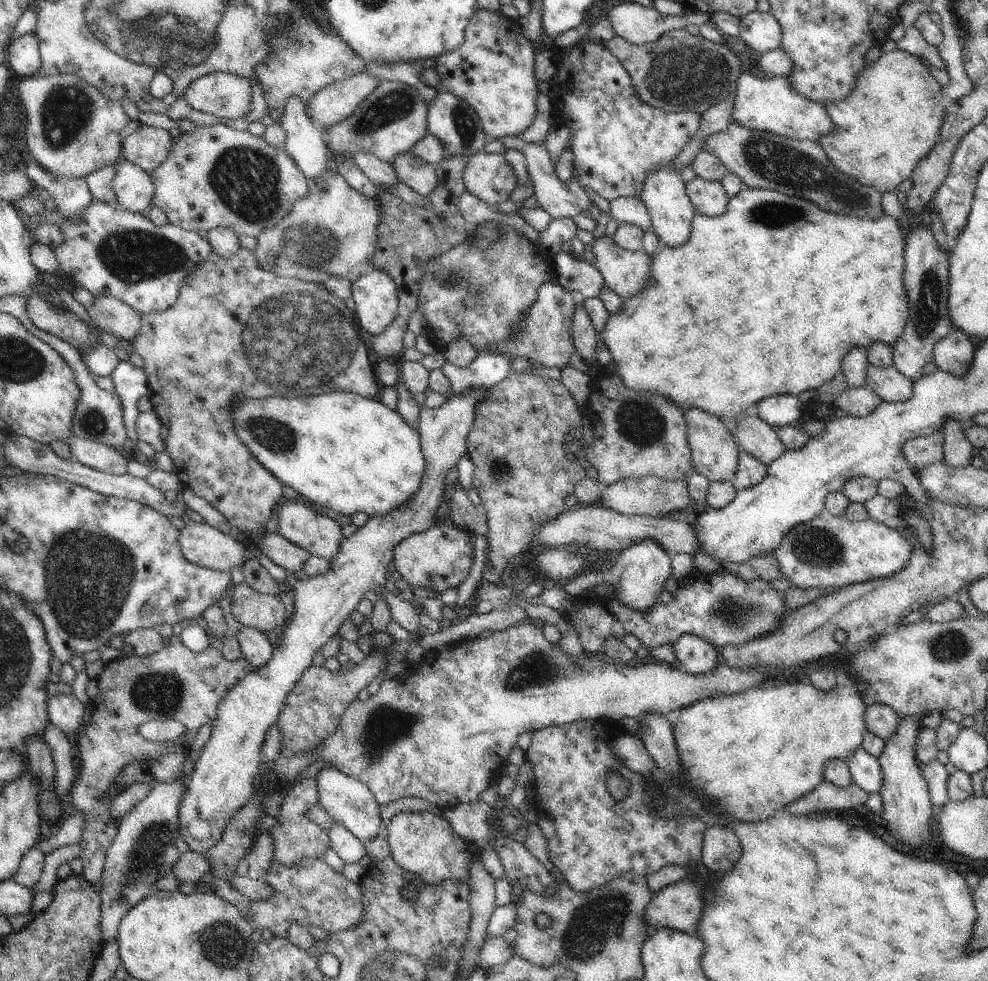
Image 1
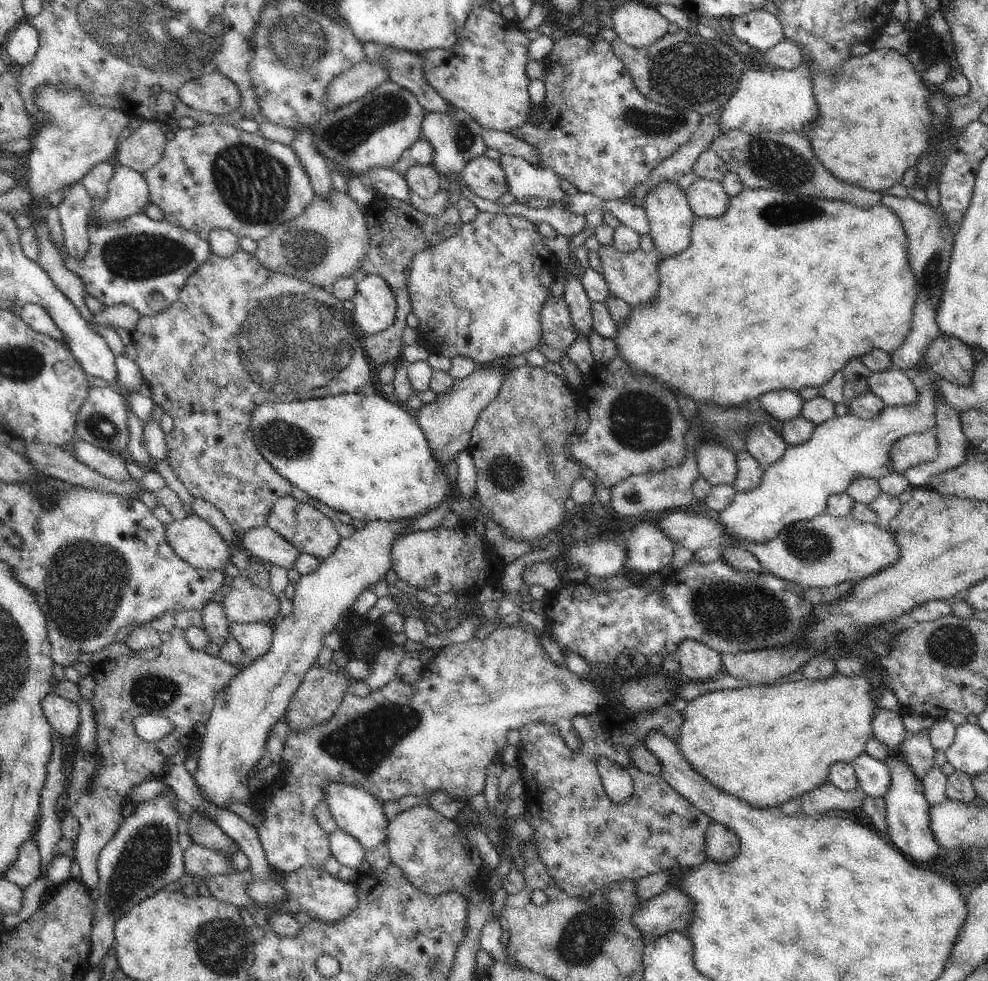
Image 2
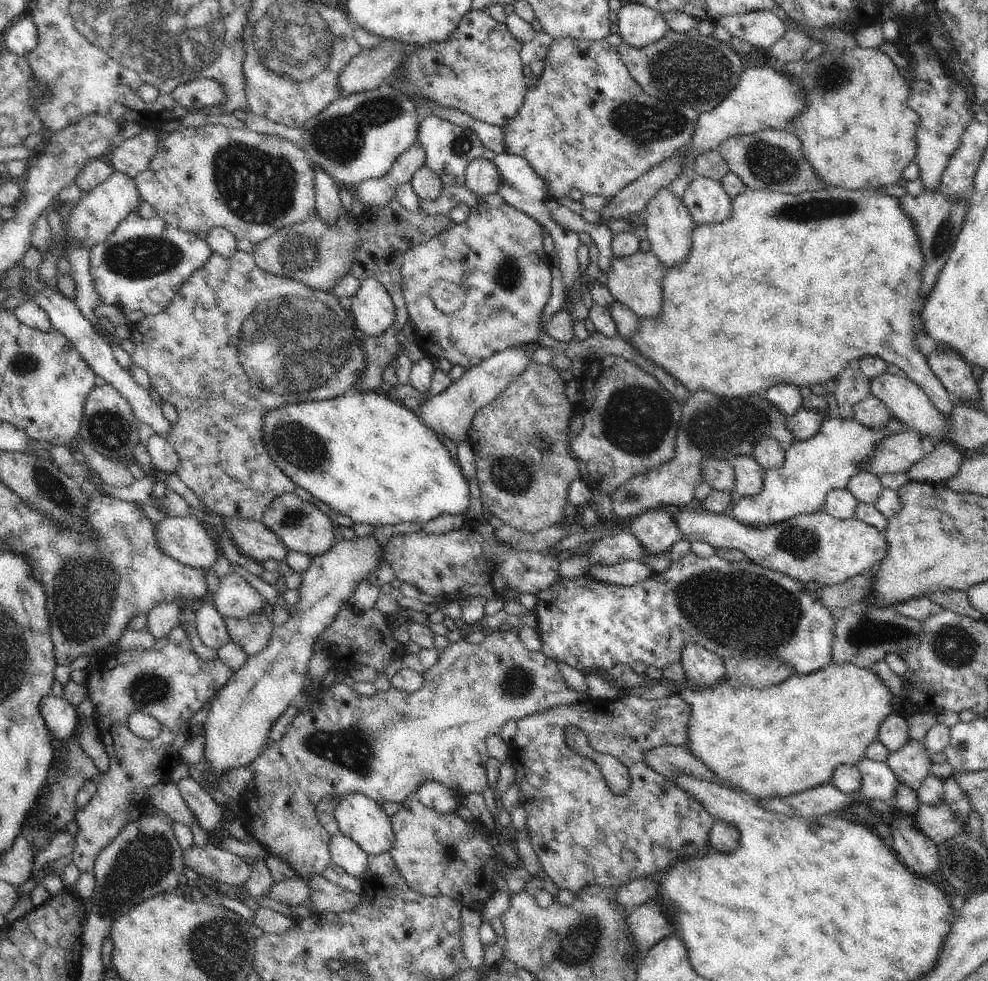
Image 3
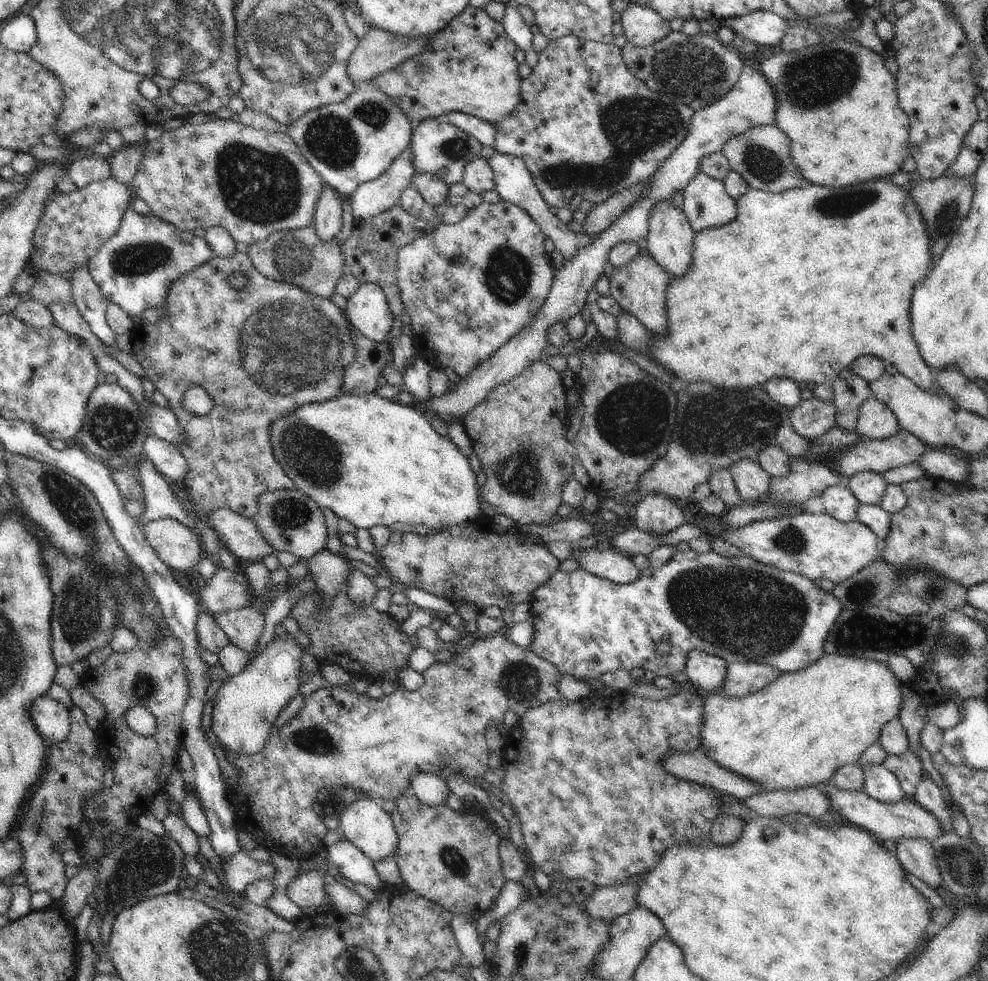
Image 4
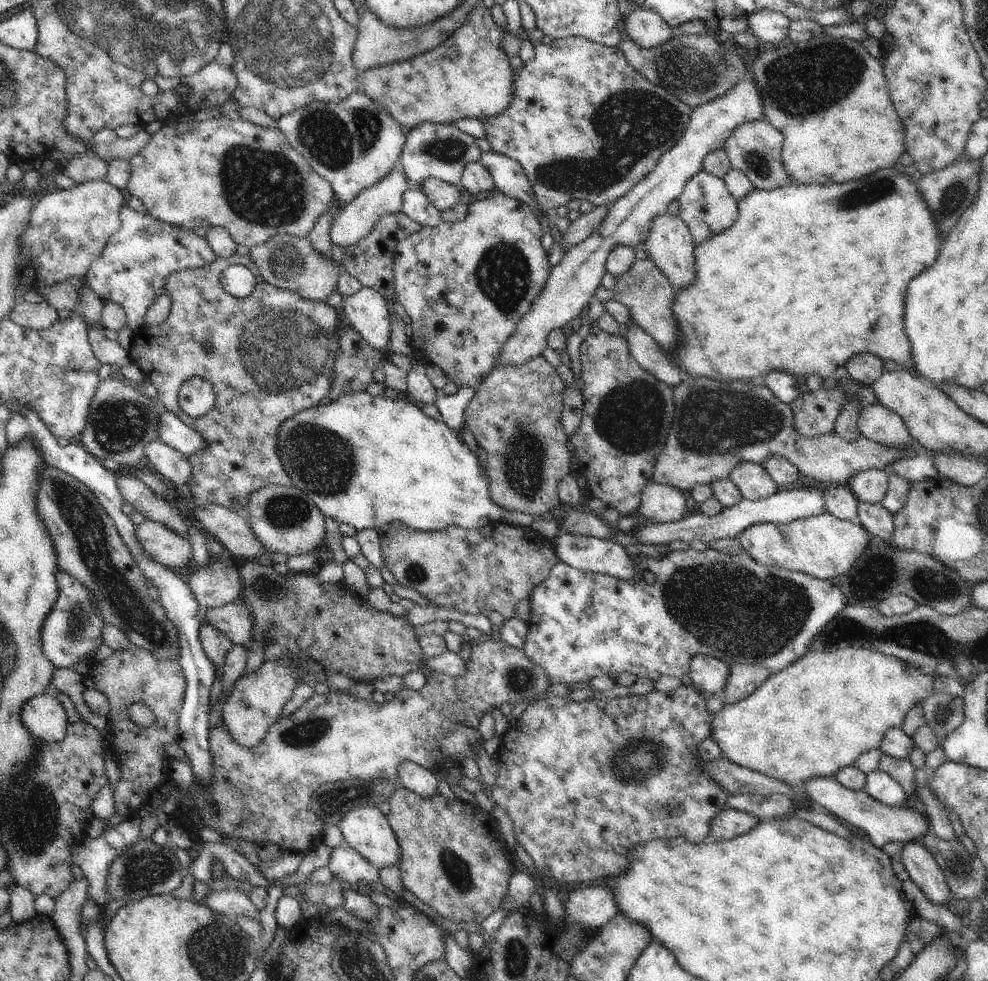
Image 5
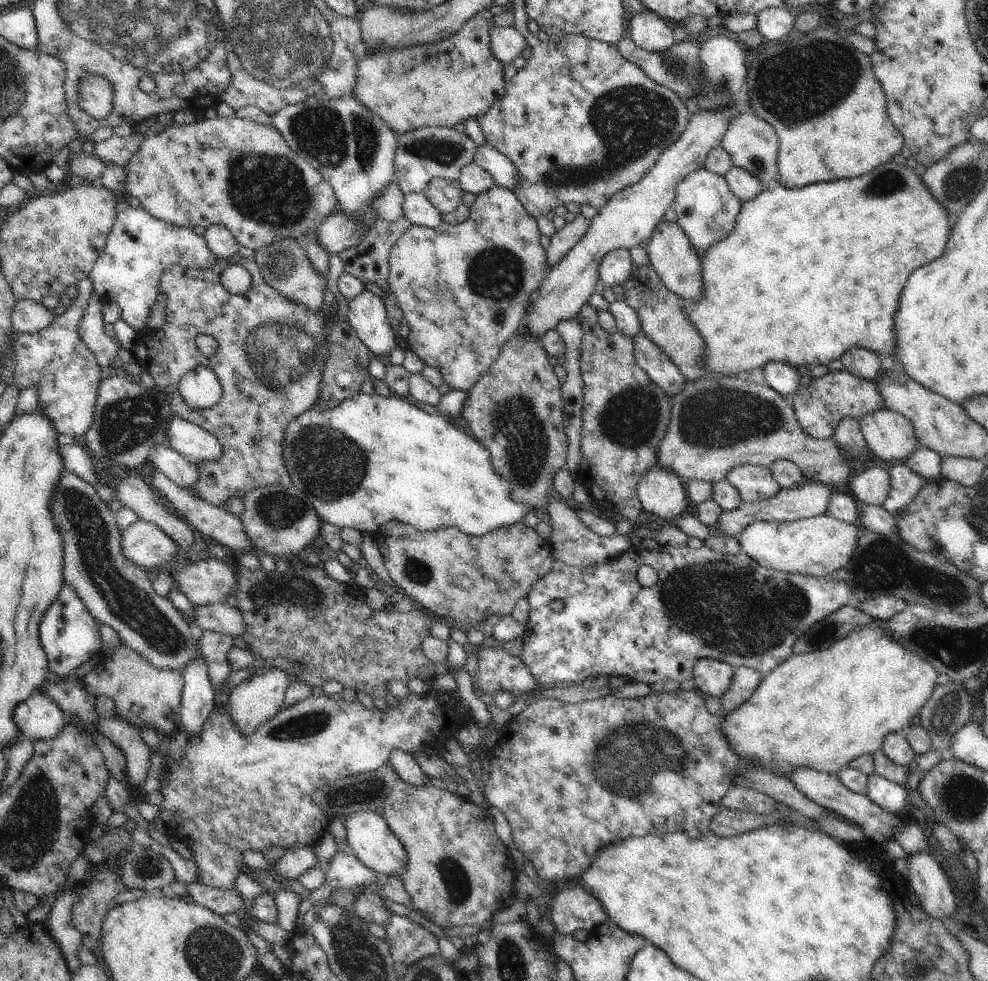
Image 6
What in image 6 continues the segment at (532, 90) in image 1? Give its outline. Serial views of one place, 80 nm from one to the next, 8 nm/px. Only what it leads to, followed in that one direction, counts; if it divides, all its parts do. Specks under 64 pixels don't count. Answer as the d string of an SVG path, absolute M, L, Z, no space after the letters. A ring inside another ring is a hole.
M489 9L477 13L474 18L452 34L436 44L416 44L406 48L384 48L366 52L366 56L356 62L356 86L351 95L372 114L390 126L398 135L406 134L418 128L434 126L455 129L469 119L484 116L492 104L504 98L505 66L496 62L490 50L490 30L493 16Z

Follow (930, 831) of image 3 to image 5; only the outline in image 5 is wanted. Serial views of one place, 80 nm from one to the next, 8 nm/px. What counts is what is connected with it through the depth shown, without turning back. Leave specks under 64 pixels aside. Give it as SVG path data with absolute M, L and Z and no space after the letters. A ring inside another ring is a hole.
M835 777L812 778L802 785L801 791L819 810L830 812L838 820L865 831L867 833L866 838L878 849L882 849L884 845L890 842L906 844L915 839L922 839L931 829L924 813L920 814L920 812L915 812L906 806L886 806L863 791L845 788Z

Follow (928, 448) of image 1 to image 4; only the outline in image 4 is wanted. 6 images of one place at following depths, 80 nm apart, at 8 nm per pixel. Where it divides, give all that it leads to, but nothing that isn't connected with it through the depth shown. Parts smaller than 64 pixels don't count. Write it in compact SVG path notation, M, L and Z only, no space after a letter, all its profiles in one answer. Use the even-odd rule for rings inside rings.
M900 427L898 434L894 434L892 438L886 438L886 440L870 439L865 436L860 436L860 440L856 442L856 446L848 448L848 450L842 450L840 454L834 454L830 460L824 458L824 462L828 462L828 466L830 466L836 474L840 474L840 476L844 476L844 479L848 480L854 474L864 471L884 475L884 472L892 468L910 464L910 462L914 462L914 460L917 461L922 454L927 453L928 448L930 447L927 447L924 442L920 442L920 438L912 436L912 434L909 434Z

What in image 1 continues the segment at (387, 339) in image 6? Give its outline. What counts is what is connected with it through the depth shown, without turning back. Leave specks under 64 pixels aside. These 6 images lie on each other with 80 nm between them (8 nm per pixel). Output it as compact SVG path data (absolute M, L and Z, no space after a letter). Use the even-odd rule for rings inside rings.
M370 268L357 282L352 283L352 299L356 303L358 324L372 335L380 335L396 319L399 310L398 292L394 280L384 270Z

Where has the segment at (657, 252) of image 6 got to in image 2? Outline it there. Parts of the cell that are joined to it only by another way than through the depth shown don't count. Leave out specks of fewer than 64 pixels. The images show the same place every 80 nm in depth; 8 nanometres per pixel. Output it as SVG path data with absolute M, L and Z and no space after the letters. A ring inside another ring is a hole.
M660 181L645 196L643 207L650 221L649 235L653 238L659 256L671 257L684 252L690 244L691 226L696 216L690 208L686 192L680 188L680 185L674 181Z

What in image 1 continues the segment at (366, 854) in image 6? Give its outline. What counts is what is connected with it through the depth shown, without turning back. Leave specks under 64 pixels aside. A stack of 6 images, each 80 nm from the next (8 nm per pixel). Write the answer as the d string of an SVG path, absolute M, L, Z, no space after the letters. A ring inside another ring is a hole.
M324 768L318 772L316 784L318 784L318 801L322 804L322 807L332 816L335 823L344 826L358 840L368 844L368 842L376 840L376 836L383 833L380 804L368 789L368 786L359 782L356 778L342 774L336 768Z

